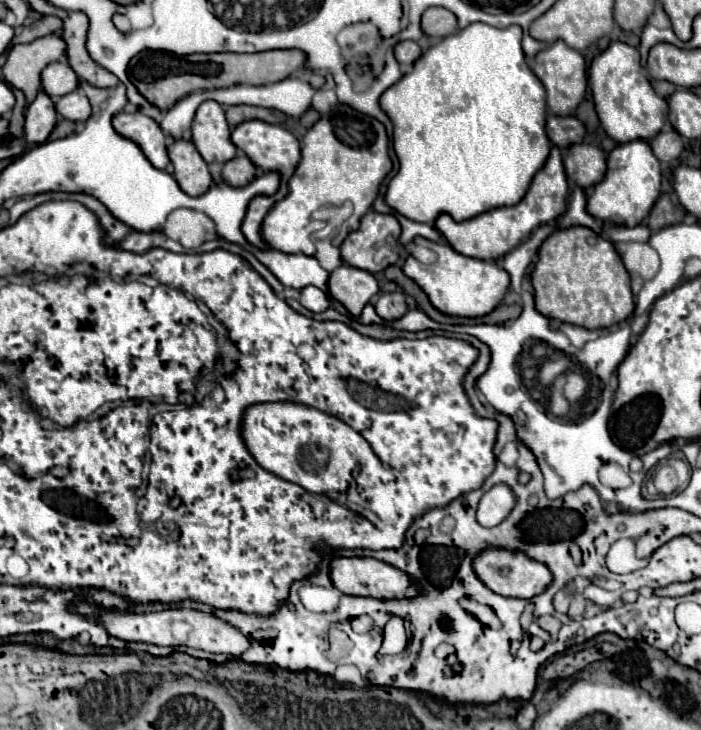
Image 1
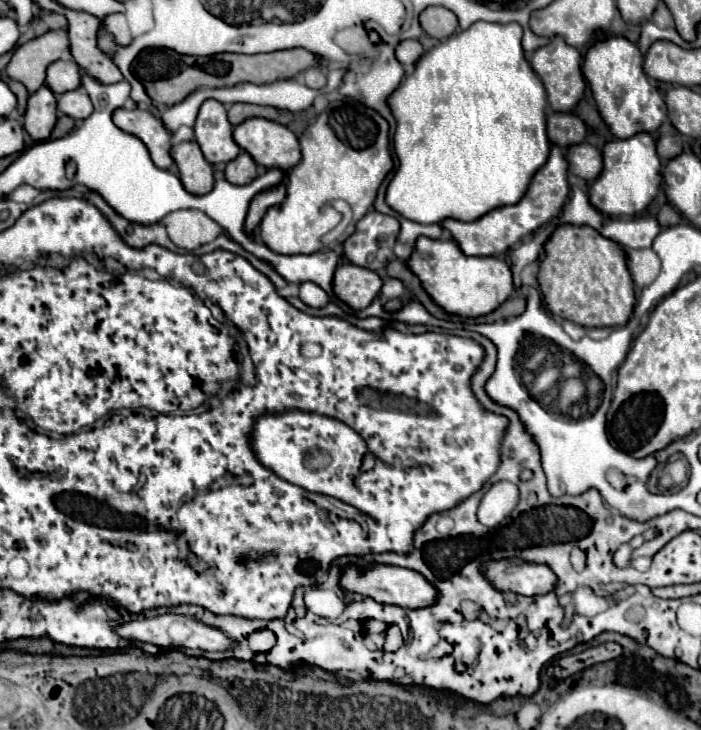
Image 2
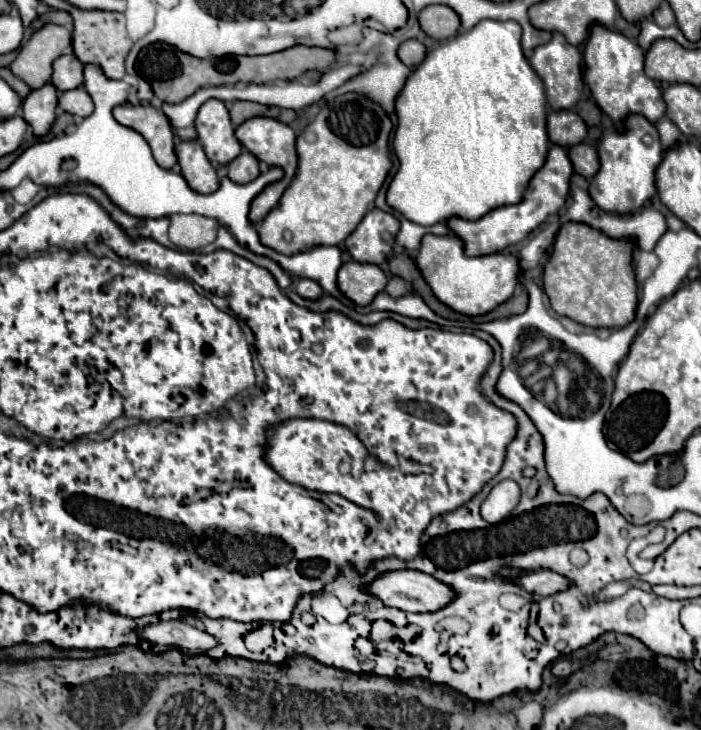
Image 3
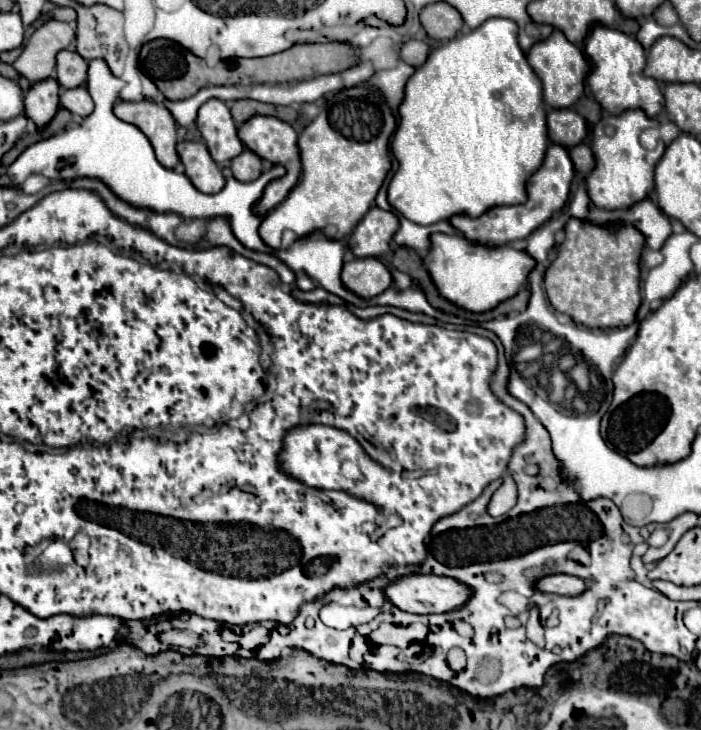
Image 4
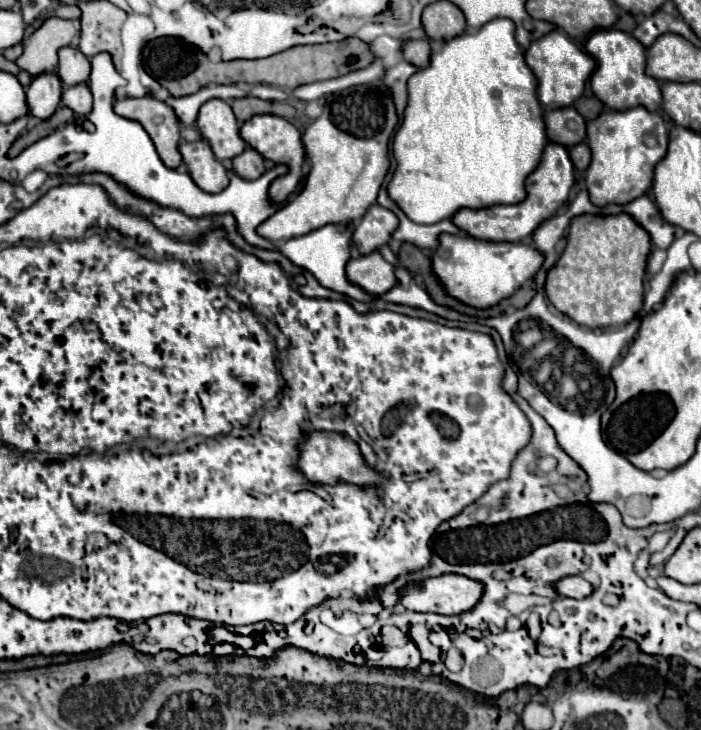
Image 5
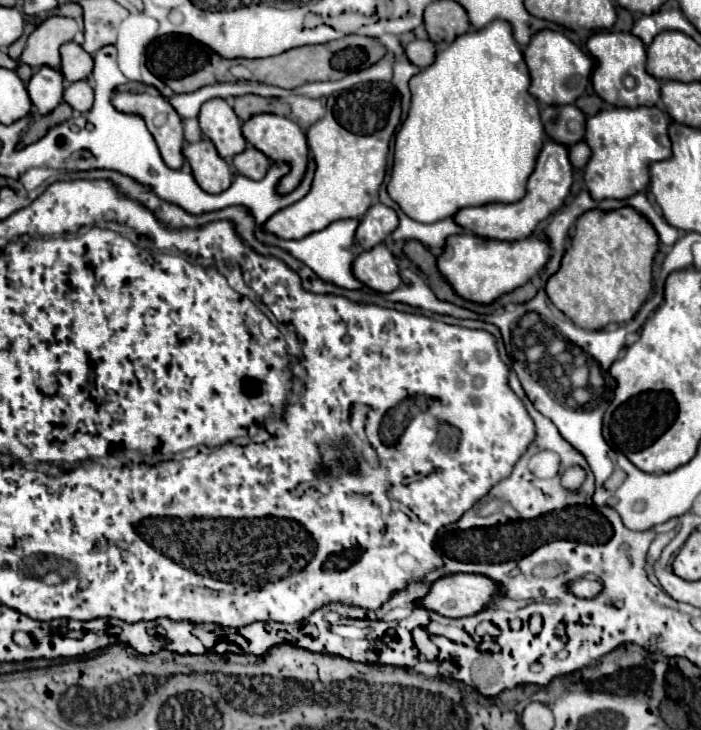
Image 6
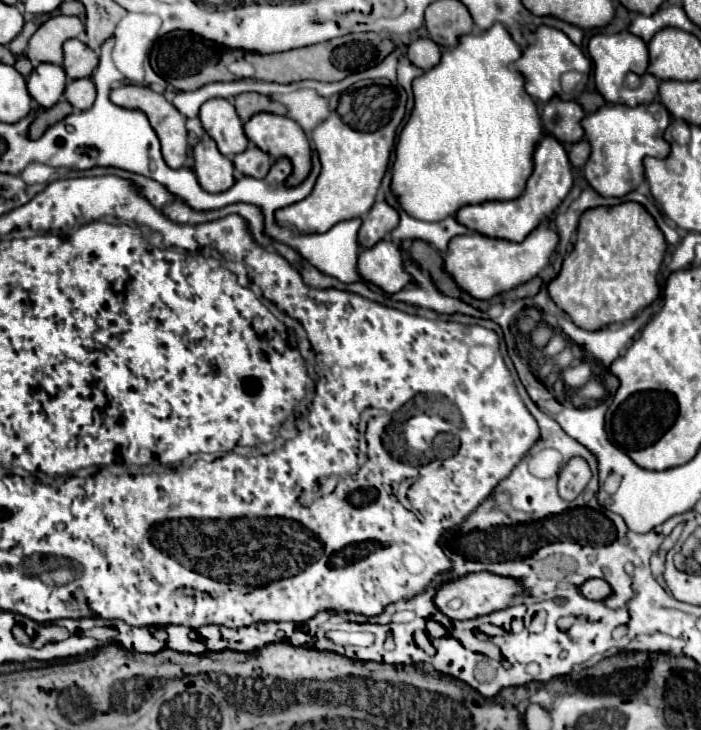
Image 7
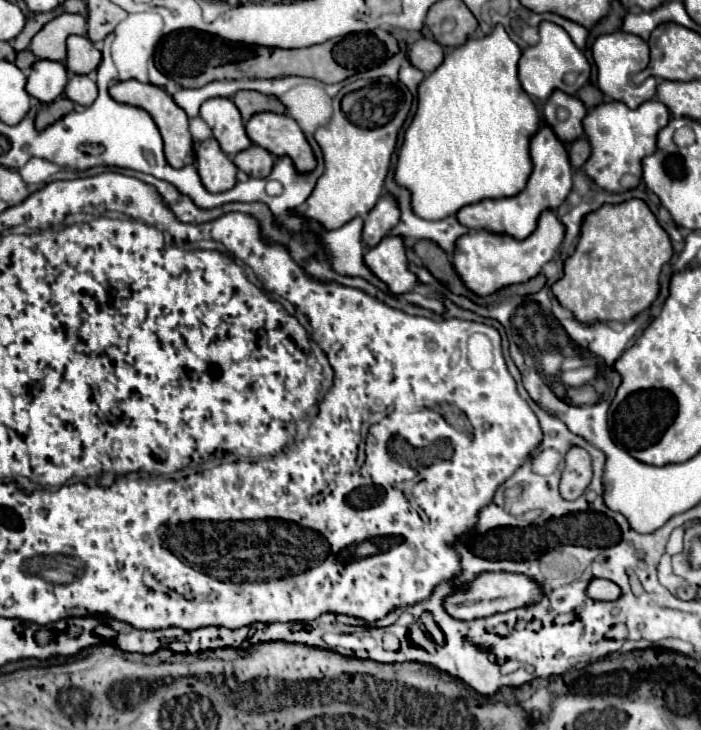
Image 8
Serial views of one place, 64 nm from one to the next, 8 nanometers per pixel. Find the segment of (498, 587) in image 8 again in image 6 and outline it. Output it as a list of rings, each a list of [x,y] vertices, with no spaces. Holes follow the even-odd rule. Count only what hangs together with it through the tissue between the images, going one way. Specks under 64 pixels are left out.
[[[452,574],[432,582],[428,594],[416,600],[416,606],[434,610],[448,618],[472,616],[488,604],[500,600],[496,584],[478,574]]]

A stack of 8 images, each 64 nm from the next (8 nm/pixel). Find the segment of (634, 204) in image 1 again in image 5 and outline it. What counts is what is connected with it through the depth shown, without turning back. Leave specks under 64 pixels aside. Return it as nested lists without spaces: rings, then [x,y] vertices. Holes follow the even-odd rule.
[[[630,108],[624,112],[602,112],[596,120],[588,122],[588,138],[592,150],[592,164],[586,170],[586,186],[590,200],[596,206],[608,204],[628,204],[634,198],[646,194],[652,184],[654,166],[666,156],[668,150],[668,130],[658,112],[648,112],[646,108]],[[654,132],[658,144],[648,148],[644,144],[644,134]]]

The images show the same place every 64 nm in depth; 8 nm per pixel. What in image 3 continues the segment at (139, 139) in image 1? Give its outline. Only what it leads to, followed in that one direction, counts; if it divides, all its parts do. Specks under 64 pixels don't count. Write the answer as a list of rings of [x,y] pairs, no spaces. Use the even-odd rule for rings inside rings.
[[[150,104],[144,106],[116,106],[114,118],[118,124],[136,130],[144,136],[148,146],[152,148],[154,160],[160,168],[172,168],[176,164],[174,154],[174,132],[164,116],[164,112],[156,110]]]

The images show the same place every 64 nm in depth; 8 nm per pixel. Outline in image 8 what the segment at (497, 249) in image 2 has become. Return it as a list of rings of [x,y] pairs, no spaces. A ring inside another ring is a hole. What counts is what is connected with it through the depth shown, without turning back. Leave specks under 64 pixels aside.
[[[542,126],[538,134],[530,142],[530,156],[534,162],[534,170],[528,178],[528,186],[512,196],[512,198],[498,198],[498,200],[482,200],[476,204],[468,204],[458,210],[456,218],[466,228],[474,230],[488,230],[492,234],[506,234],[514,240],[524,240],[538,224],[538,218],[544,210],[556,210],[562,200],[572,190],[572,166],[568,160],[568,152],[564,144],[556,138],[550,126]]]

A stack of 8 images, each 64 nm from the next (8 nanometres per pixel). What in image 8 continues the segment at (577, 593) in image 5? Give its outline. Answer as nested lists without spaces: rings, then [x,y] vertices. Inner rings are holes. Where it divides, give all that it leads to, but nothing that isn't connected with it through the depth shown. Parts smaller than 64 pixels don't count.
[[[594,578],[590,580],[586,594],[592,600],[618,600],[620,596],[620,588],[616,584],[612,584],[610,580],[602,580],[602,578]]]

